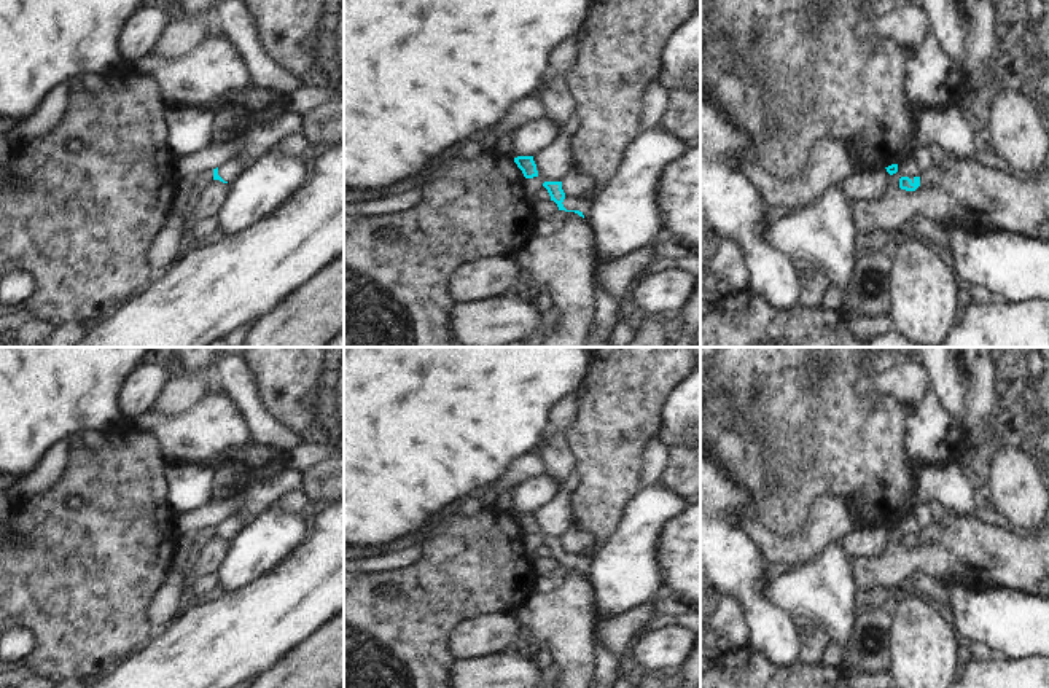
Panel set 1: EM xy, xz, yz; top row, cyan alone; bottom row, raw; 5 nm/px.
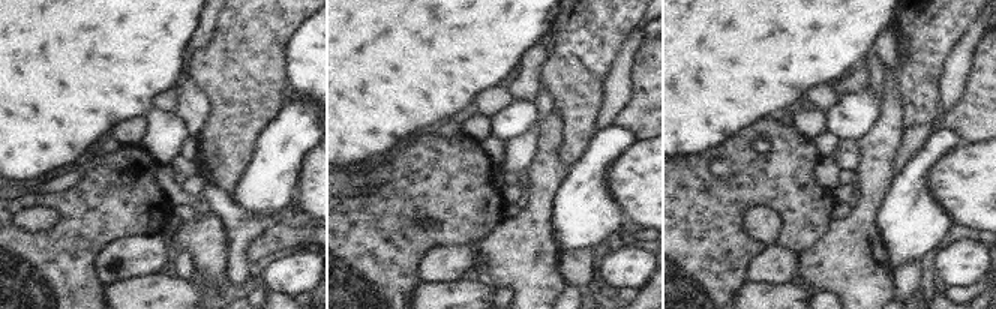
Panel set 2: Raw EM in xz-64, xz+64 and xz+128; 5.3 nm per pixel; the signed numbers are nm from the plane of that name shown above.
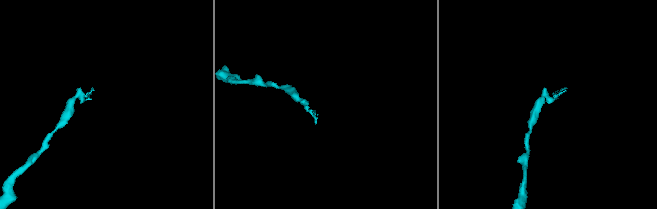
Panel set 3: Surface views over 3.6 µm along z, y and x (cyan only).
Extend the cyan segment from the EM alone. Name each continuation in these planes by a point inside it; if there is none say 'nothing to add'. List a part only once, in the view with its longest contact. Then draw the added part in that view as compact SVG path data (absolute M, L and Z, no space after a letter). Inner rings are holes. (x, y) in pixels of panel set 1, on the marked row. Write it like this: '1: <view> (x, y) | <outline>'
1: xz (570, 204) | M565 197L562 204L567 210L579 210L584 215L584 218L592 225L591 213L592 213L594 204L578 202L570 197Z

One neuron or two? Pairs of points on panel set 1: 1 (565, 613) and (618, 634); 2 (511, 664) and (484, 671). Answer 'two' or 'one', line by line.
1: two
2: one

